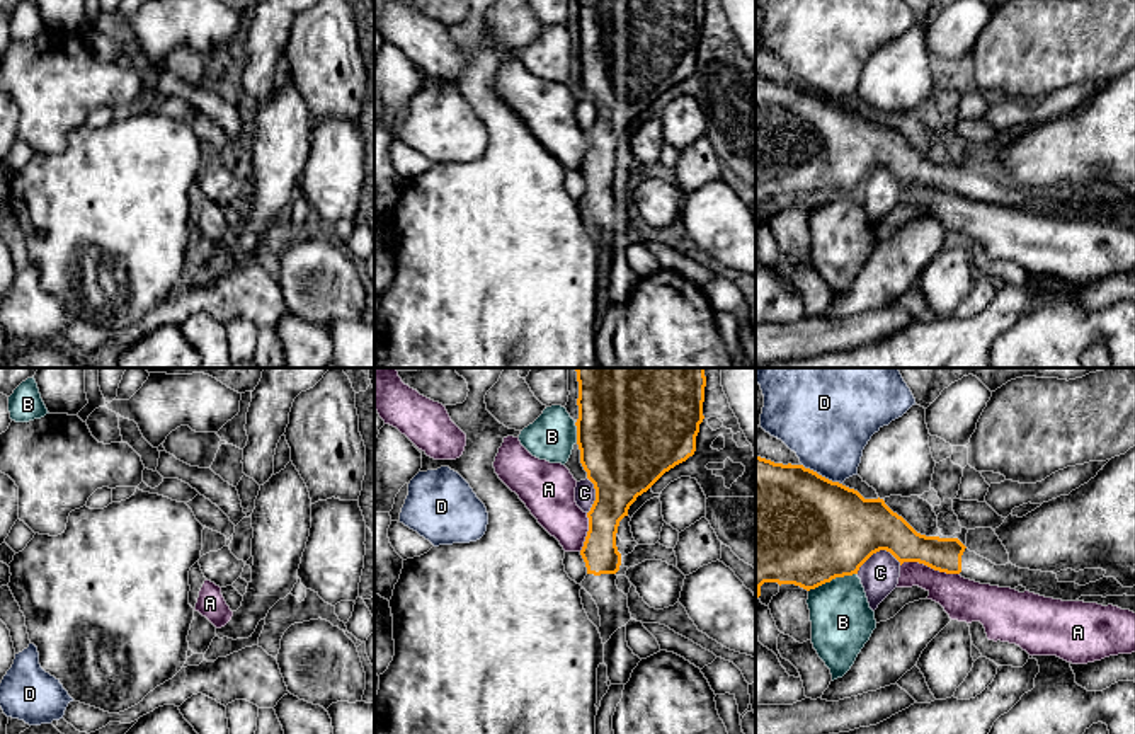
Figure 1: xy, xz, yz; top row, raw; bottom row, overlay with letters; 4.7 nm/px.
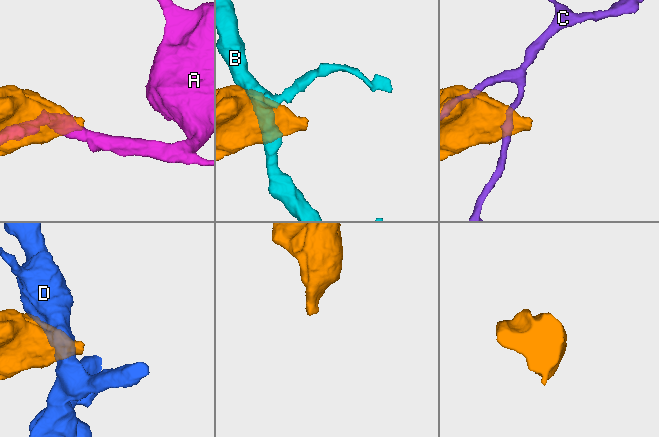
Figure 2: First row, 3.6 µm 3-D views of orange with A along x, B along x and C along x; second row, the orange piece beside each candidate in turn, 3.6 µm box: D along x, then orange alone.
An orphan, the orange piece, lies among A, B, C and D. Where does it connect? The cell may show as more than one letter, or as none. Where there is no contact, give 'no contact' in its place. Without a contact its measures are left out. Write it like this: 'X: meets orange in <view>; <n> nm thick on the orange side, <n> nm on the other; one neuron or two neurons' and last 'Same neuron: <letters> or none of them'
A: meets orange in yz; 180 nm thick on the orange side, 200 nm on the other; two neurons
B: meets orange in yz; 500 nm thick on the orange side, 300 nm on the other; two neurons
C: meets orange in yz; 440 nm thick on the orange side, 180 nm on the other; two neurons
D: meets orange in yz; 500 nm thick on the orange side, 400 nm on the other; two neurons
Same neuron: none of them

